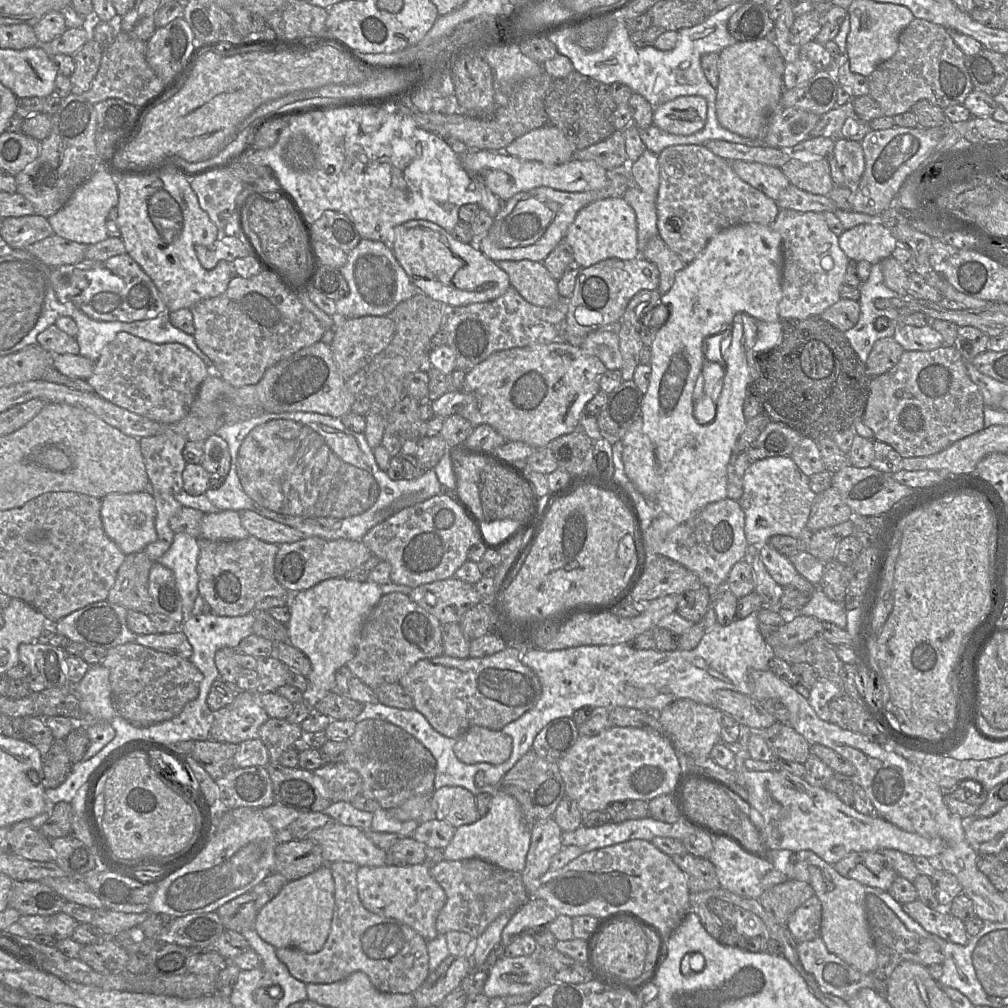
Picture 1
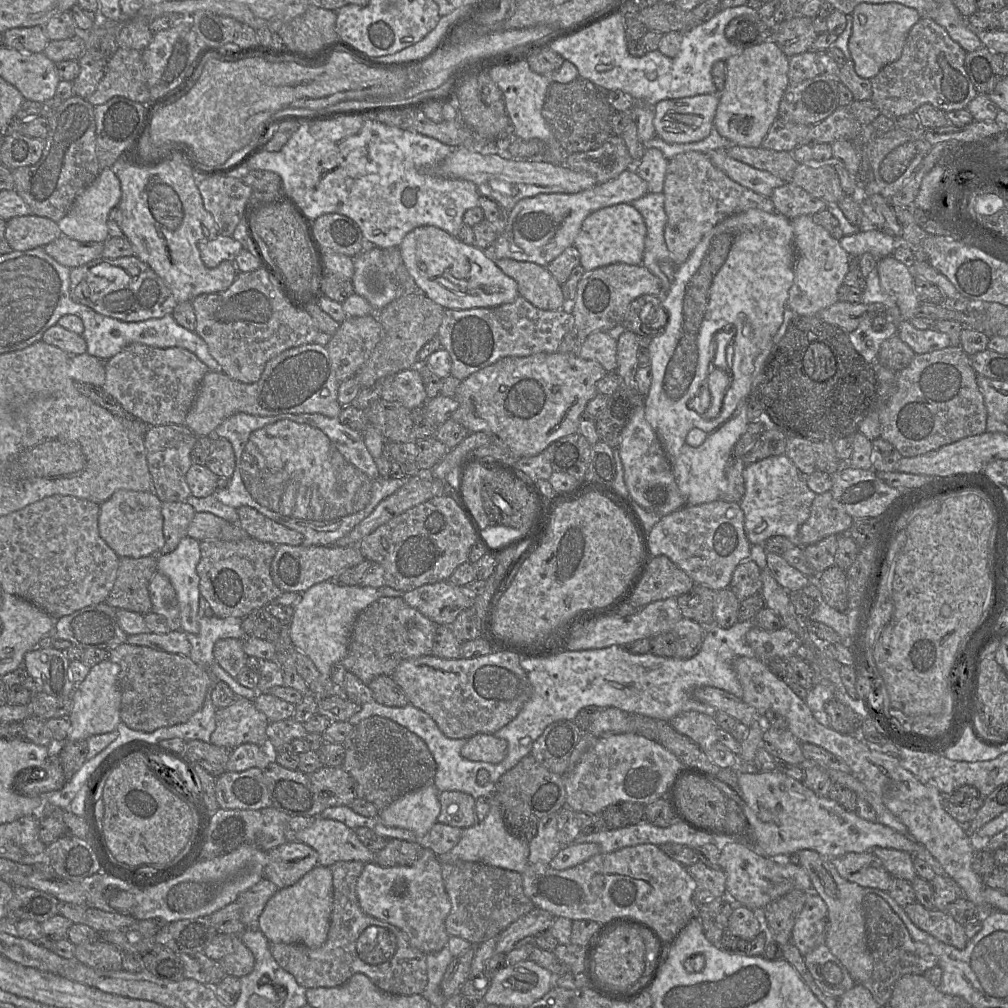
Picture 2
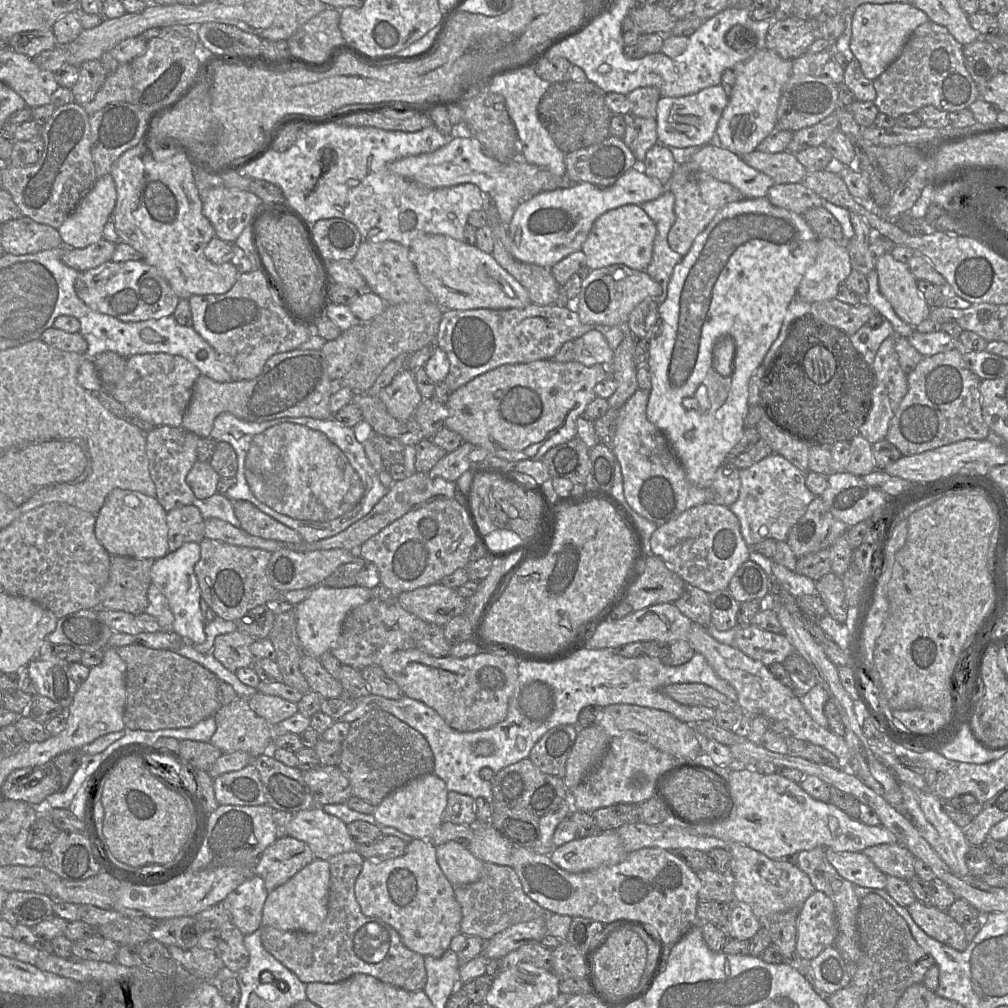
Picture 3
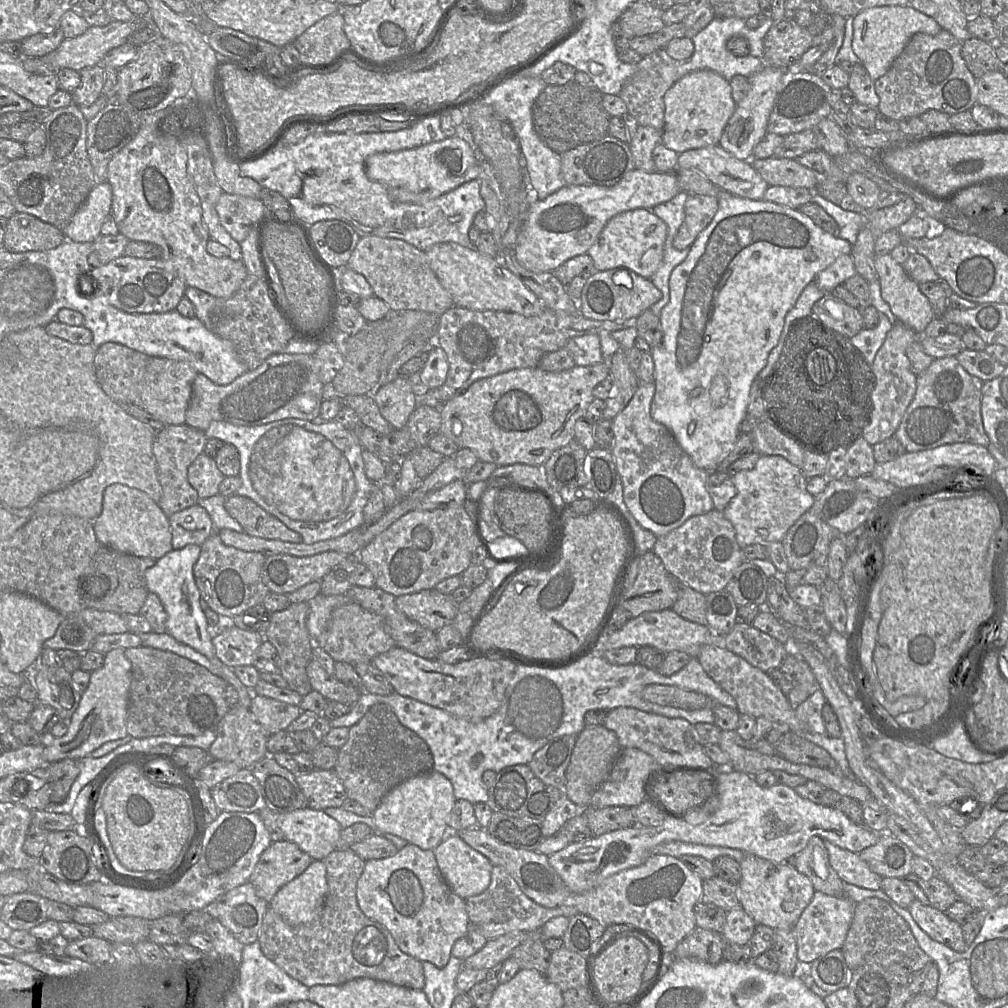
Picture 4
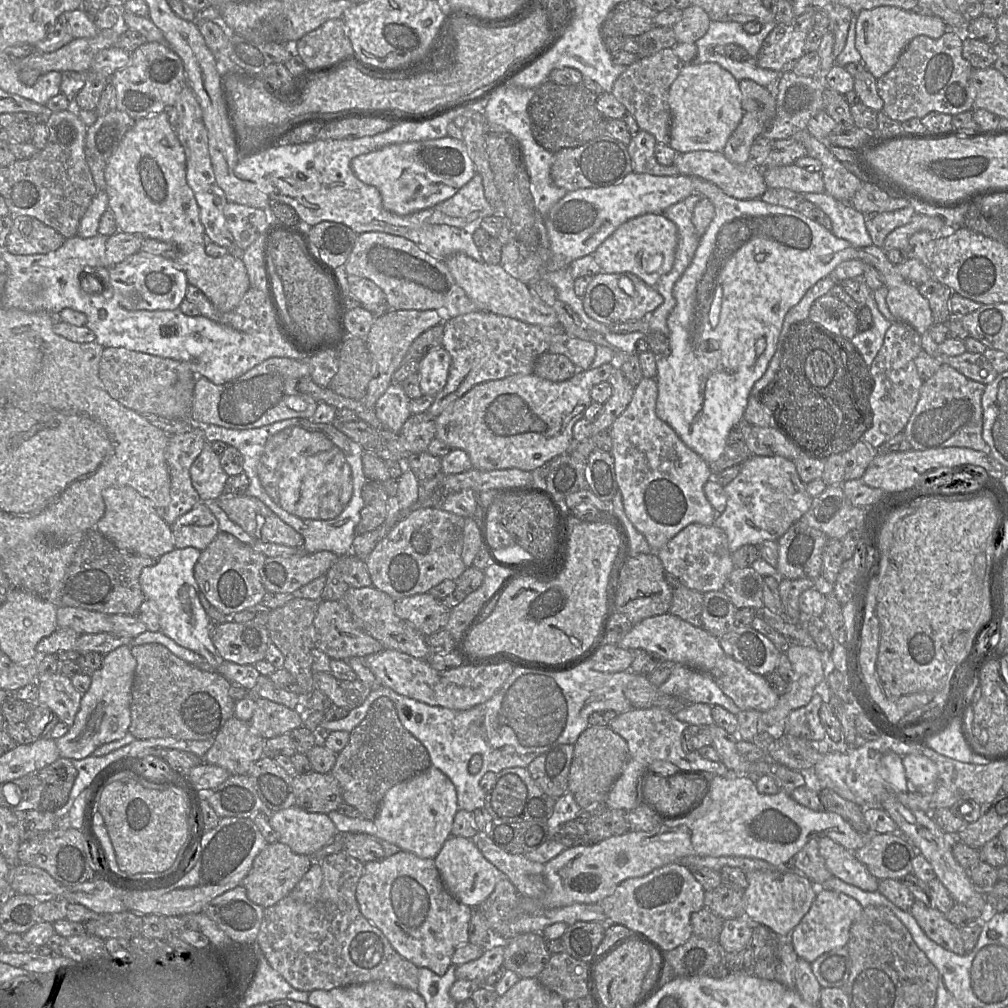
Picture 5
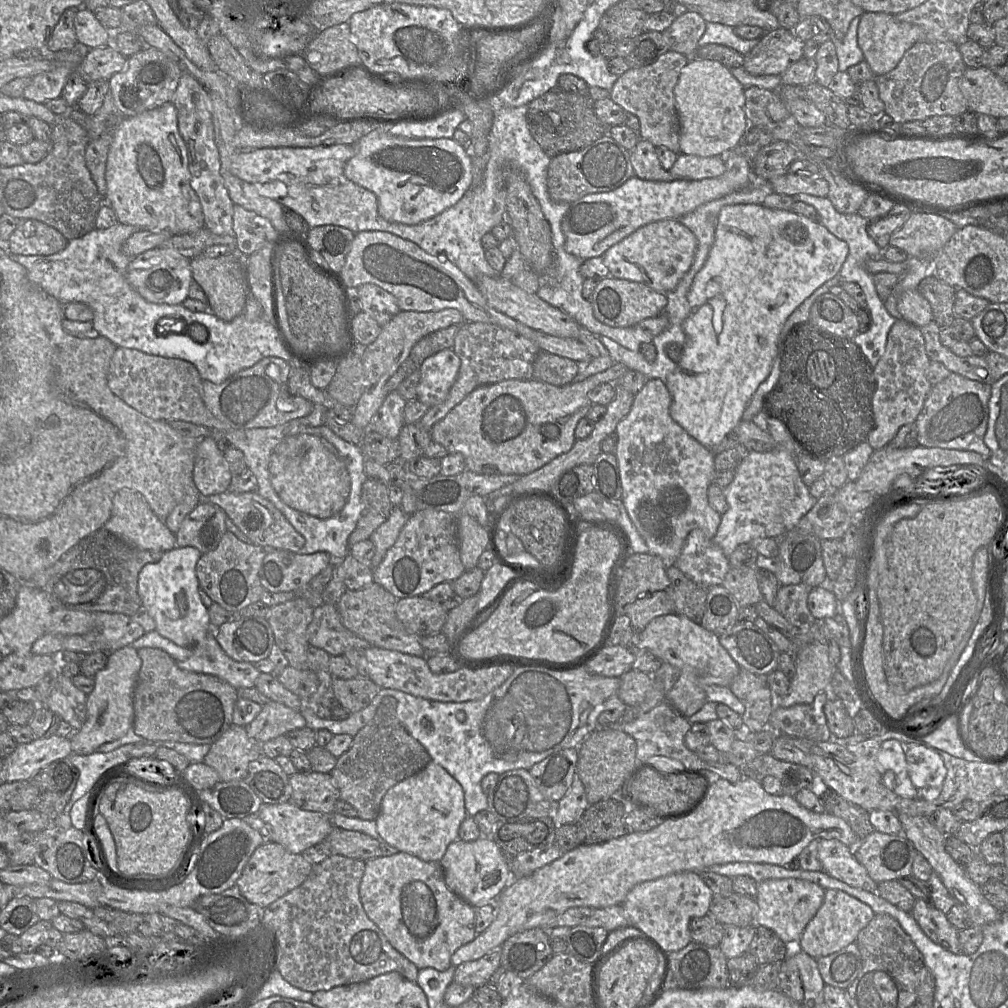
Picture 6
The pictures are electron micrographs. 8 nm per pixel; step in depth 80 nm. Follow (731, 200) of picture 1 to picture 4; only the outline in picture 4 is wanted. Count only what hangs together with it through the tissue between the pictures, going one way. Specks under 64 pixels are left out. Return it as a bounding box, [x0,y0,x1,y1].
[674,194,717,250]

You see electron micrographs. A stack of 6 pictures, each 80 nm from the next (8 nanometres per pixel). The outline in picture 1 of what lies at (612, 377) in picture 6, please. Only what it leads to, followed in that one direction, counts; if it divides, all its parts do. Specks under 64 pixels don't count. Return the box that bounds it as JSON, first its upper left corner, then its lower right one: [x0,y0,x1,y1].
[458,341,606,449]

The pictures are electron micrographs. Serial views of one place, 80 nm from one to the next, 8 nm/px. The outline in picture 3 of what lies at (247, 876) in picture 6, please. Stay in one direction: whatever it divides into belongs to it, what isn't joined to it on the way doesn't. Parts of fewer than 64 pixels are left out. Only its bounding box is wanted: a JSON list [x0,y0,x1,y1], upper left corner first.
[254,836,314,893]

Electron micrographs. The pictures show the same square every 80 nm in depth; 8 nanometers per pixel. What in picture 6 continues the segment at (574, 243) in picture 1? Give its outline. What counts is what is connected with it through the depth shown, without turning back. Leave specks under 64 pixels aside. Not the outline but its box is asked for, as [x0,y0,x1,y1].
[602,219,698,295]

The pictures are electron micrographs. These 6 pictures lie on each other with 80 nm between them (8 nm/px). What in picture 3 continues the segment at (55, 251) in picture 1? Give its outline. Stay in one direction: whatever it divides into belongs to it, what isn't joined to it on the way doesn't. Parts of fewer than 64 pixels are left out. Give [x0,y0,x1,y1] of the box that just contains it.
[62,239,116,272]

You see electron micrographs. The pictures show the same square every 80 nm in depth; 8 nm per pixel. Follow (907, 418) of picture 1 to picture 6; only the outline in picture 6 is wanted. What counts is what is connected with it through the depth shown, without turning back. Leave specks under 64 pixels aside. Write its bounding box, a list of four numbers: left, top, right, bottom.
[915,373,991,460]

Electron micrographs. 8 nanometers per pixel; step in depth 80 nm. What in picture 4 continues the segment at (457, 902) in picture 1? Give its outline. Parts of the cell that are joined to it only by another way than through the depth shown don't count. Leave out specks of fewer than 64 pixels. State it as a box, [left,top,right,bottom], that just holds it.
[465,866,580,940]

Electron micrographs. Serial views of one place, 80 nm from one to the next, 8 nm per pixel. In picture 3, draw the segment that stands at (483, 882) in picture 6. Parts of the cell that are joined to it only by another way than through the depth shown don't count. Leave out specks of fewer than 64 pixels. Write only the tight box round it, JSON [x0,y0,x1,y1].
[436,841,484,886]

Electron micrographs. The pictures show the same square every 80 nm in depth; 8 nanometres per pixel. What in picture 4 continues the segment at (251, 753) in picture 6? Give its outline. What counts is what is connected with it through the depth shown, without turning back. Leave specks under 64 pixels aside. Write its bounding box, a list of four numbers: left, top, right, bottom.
[208,705,270,768]

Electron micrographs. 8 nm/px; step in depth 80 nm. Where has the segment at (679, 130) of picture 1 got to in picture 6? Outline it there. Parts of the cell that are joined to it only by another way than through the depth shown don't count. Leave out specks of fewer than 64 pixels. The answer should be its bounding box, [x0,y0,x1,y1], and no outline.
[674,60,749,157]

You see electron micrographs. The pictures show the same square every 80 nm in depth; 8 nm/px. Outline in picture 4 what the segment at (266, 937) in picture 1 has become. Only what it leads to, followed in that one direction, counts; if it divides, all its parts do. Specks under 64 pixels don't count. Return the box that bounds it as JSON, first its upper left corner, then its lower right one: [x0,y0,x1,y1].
[269,860,327,925]

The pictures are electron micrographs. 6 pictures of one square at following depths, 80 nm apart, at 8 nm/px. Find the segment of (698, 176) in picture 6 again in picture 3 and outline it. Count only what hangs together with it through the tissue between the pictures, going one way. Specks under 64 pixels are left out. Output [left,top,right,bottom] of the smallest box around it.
[687,143,775,198]

